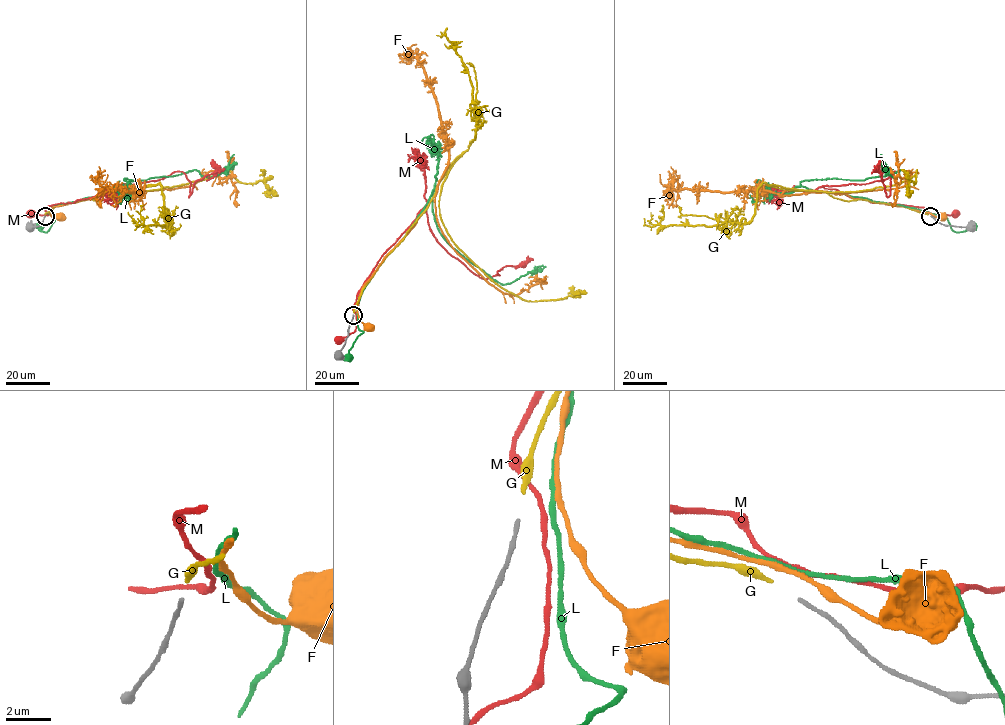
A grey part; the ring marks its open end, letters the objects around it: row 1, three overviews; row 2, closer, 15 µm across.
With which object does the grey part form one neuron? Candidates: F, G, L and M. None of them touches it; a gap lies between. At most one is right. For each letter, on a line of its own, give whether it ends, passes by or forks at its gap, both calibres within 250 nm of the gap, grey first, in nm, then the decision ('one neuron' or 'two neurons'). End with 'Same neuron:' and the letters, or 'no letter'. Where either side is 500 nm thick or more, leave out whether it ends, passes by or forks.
F: it passes by; calibres 170 and 240 nm; two neurons
G: it ends; calibres 170 and 240 nm; one neuron
L: it passes by; calibres 170 and 240 nm; two neurons
M: it passes by; calibres 170 and 240 nm; two neurons
Same neuron: G

